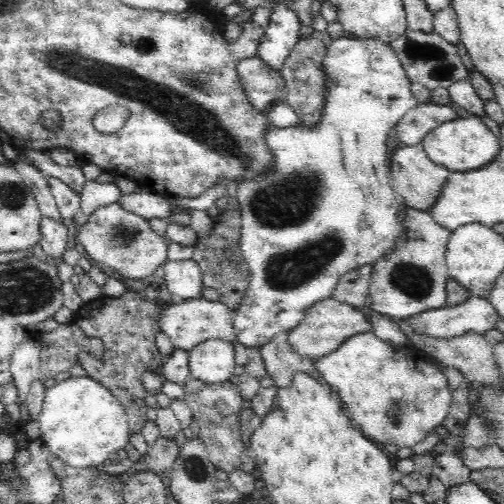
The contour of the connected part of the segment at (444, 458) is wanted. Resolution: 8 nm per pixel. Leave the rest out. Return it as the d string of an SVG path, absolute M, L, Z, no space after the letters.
M449 450L435 454L433 474L444 483L446 490L472 481L471 470L466 467L458 454Z

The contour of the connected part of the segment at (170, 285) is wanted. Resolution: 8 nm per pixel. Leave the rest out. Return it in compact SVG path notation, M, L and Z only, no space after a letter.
M191 257L186 260L167 260L163 264L165 269L165 284L172 295L179 300L198 298L201 296L203 287L203 274L199 264Z

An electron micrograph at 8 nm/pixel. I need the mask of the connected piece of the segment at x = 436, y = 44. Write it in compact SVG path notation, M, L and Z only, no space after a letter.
M406 30L400 38L391 42L390 47L396 51L402 67L411 82L420 82L431 91L435 88L447 88L458 80L469 78L469 69L462 63L456 45L448 42L438 34L426 34L418 30Z

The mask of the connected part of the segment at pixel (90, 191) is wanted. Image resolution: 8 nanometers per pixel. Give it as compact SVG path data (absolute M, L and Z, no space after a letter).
M96 179L87 180L82 192L79 192L80 210L90 216L97 208L118 202L120 194L123 192L115 182L100 183Z

